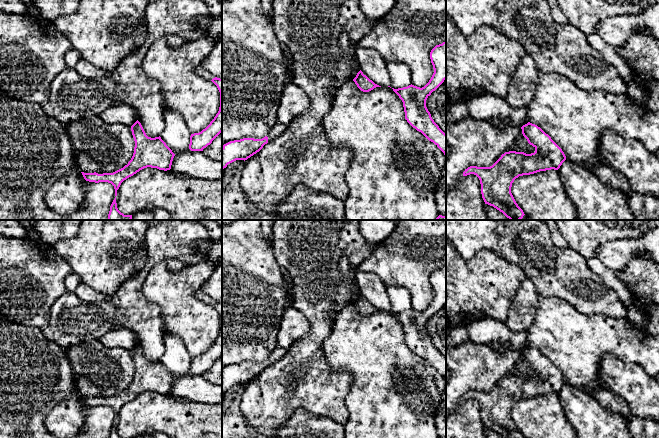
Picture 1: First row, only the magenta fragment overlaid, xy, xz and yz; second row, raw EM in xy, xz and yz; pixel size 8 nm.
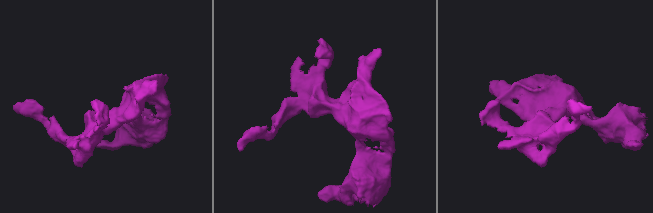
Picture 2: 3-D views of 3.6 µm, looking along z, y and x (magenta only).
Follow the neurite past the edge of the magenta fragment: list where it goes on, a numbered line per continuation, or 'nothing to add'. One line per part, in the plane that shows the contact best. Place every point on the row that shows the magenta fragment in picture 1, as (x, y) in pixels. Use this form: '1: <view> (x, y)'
nothing to add

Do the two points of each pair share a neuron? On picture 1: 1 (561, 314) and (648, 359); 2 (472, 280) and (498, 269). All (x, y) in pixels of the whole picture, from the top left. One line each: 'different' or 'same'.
1: same
2: same

